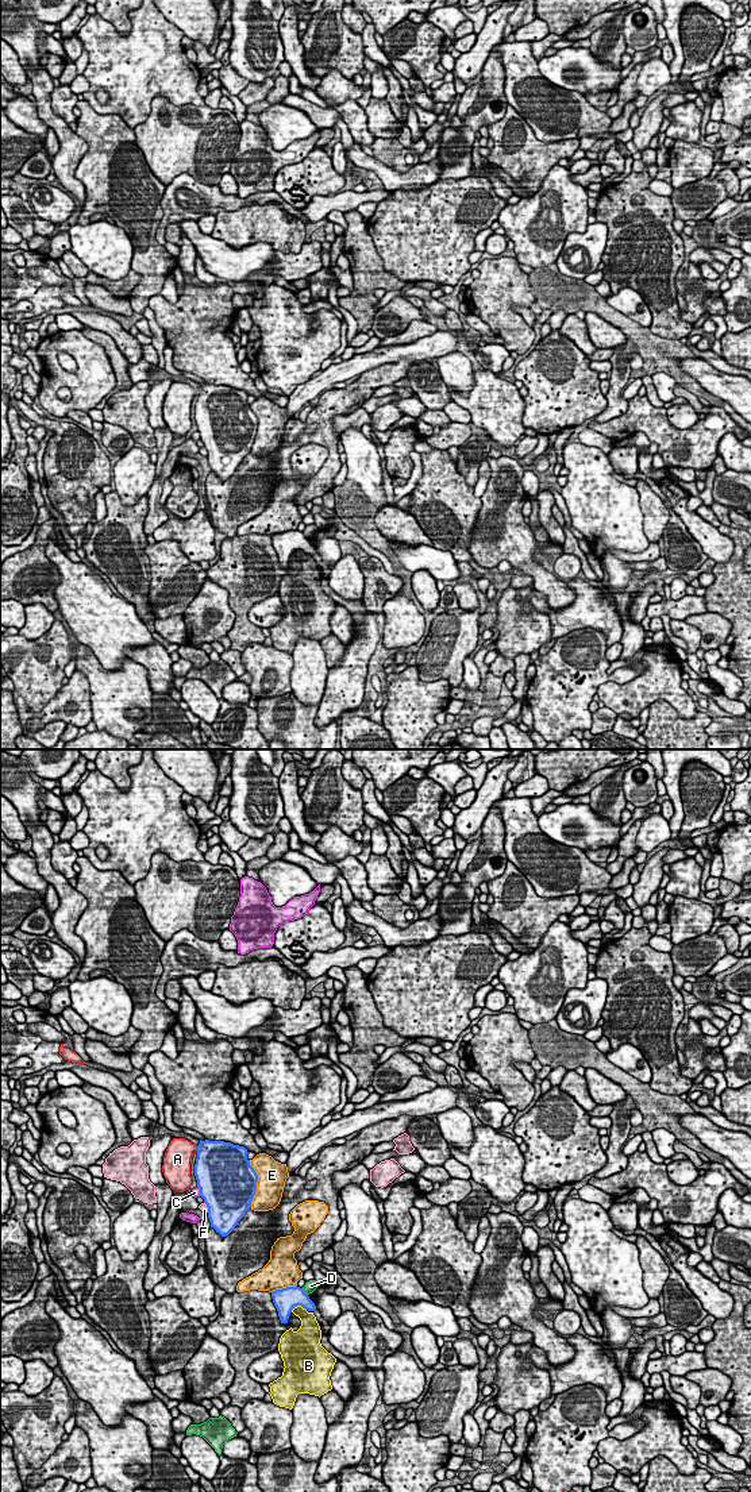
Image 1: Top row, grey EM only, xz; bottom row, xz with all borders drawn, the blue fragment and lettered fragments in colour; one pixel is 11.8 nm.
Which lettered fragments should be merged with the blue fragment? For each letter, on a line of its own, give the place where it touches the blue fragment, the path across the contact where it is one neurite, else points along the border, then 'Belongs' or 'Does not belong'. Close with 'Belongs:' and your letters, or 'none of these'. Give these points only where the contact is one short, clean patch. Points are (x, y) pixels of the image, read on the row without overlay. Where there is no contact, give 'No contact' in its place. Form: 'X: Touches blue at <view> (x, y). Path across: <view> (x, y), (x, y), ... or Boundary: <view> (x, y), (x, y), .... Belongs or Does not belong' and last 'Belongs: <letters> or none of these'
A: Touches blue at xz (197, 393). Does not belong
B: Touches blue at xz (297, 548). Does not belong
C: Touches blue at xz (200, 435). Does not belong
D: Touches blue at xz (304, 536). Does not belong
E: Touches blue at xz (255, 428). Does not belong
F: Touches blue at xz (207, 450). Does not belong
Belongs: none of these

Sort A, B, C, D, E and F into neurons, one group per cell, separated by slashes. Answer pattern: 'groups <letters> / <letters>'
groups A / B / C / D / E / F

